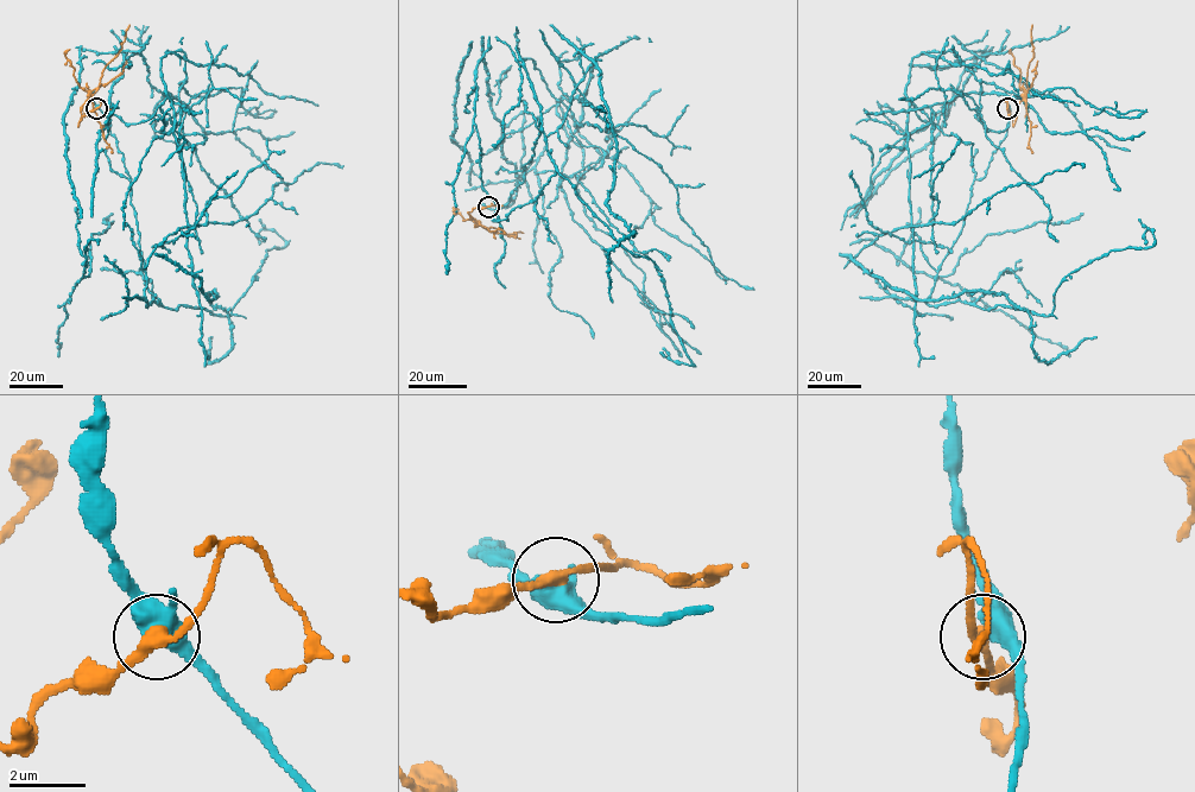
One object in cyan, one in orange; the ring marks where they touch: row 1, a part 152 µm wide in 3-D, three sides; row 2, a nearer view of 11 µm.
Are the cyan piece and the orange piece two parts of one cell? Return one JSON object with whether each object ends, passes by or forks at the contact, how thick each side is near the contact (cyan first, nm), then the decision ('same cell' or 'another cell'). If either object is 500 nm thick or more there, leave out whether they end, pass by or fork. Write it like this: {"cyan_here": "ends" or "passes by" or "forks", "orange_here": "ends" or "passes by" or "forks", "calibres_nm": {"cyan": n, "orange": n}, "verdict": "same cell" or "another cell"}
{"cyan_here": "forks", "orange_here": "passes by", "calibres_nm": {"cyan": 440, "orange": 280}, "verdict": "another cell"}

